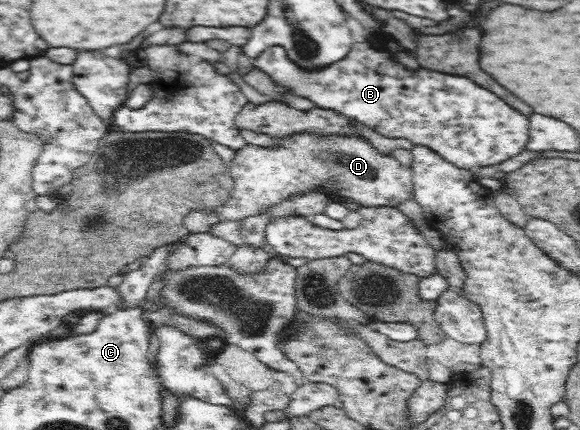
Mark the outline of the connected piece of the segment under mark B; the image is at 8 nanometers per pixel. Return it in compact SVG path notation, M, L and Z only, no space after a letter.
M366 42L353 43L344 60L314 73L314 76L296 69L294 64L286 59L285 48L280 44L269 46L253 61L253 64L260 66L259 69L266 72L276 85L291 88L294 94L310 99L318 108L337 112L348 120L359 121L384 138L404 138L412 146L419 148L423 146L462 170L494 169L498 164L528 149L531 118L526 114L512 108L490 90L470 82L468 78L458 78L419 66L416 68L405 66L386 48L378 50L376 46Z

